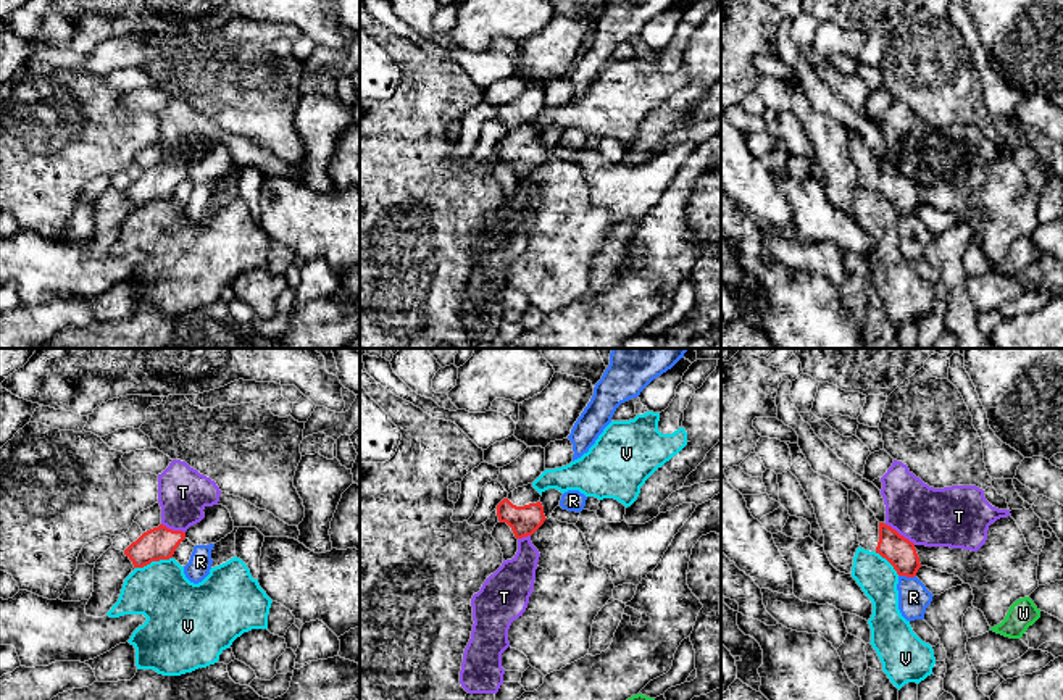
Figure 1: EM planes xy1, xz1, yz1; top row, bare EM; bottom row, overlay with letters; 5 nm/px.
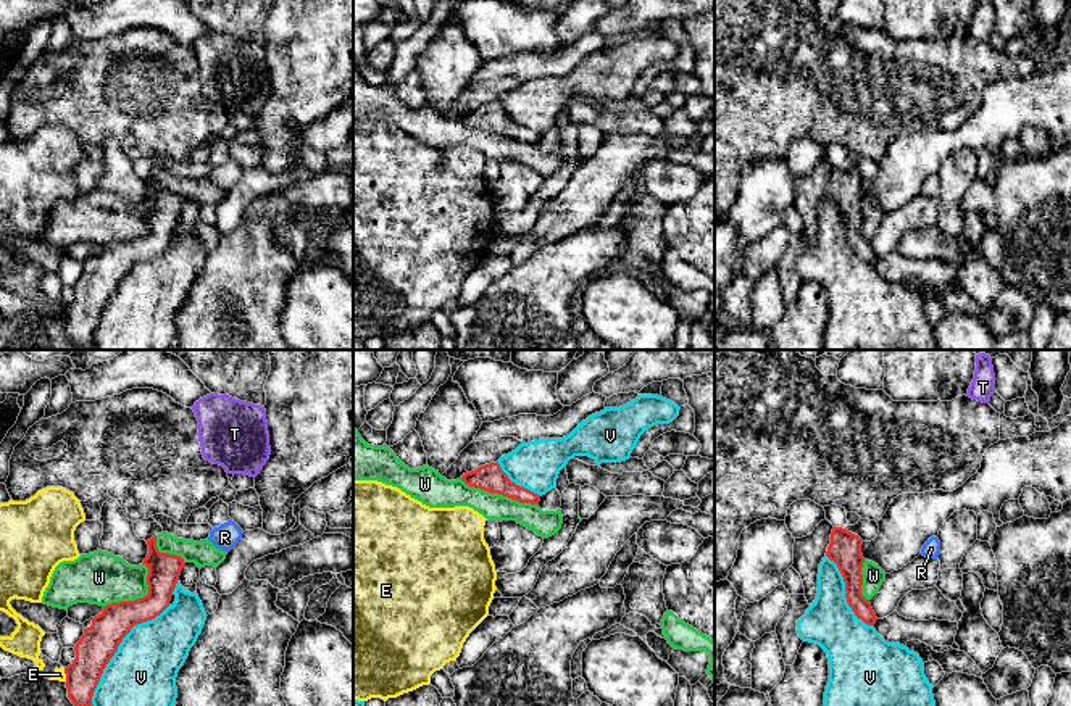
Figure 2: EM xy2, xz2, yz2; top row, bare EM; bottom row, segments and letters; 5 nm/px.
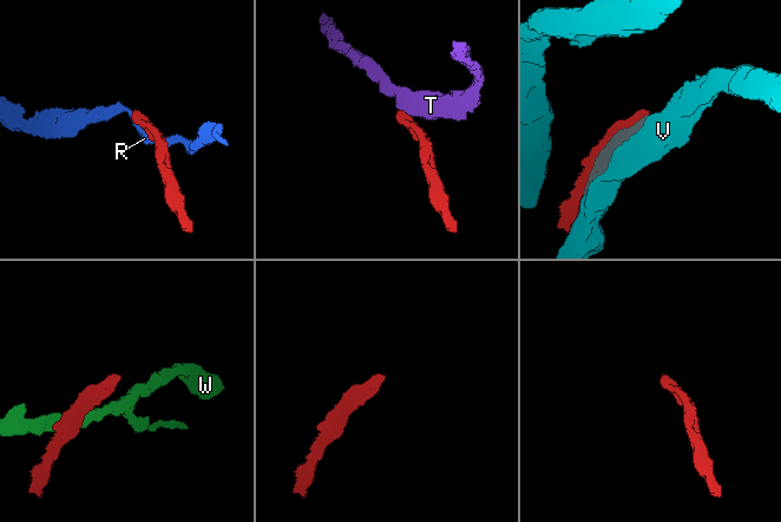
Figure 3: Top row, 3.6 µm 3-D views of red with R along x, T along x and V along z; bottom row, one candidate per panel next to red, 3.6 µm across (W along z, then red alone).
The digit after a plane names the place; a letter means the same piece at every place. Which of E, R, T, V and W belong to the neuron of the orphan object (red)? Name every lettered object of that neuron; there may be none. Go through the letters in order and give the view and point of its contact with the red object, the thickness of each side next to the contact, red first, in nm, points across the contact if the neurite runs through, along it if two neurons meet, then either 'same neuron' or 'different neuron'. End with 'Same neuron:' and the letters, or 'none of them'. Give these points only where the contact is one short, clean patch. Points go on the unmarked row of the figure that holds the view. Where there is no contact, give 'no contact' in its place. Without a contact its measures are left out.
E: xy2 (65, 311) | 190/60 nm | along xy2 (63, 307), (66, 319) | different neuron
R: yz1 (907, 215) | 150/160 nm | different neuron
T: yz1 (899, 173) | 150/300 nm | along yz1 (886, 162), (915, 183) | different neuron
V: xy2 (118, 284) | 190/380 nm | different neuron
W: xy2 (139, 237) | 170/260 nm | different neuron
Same neuron: none of them

